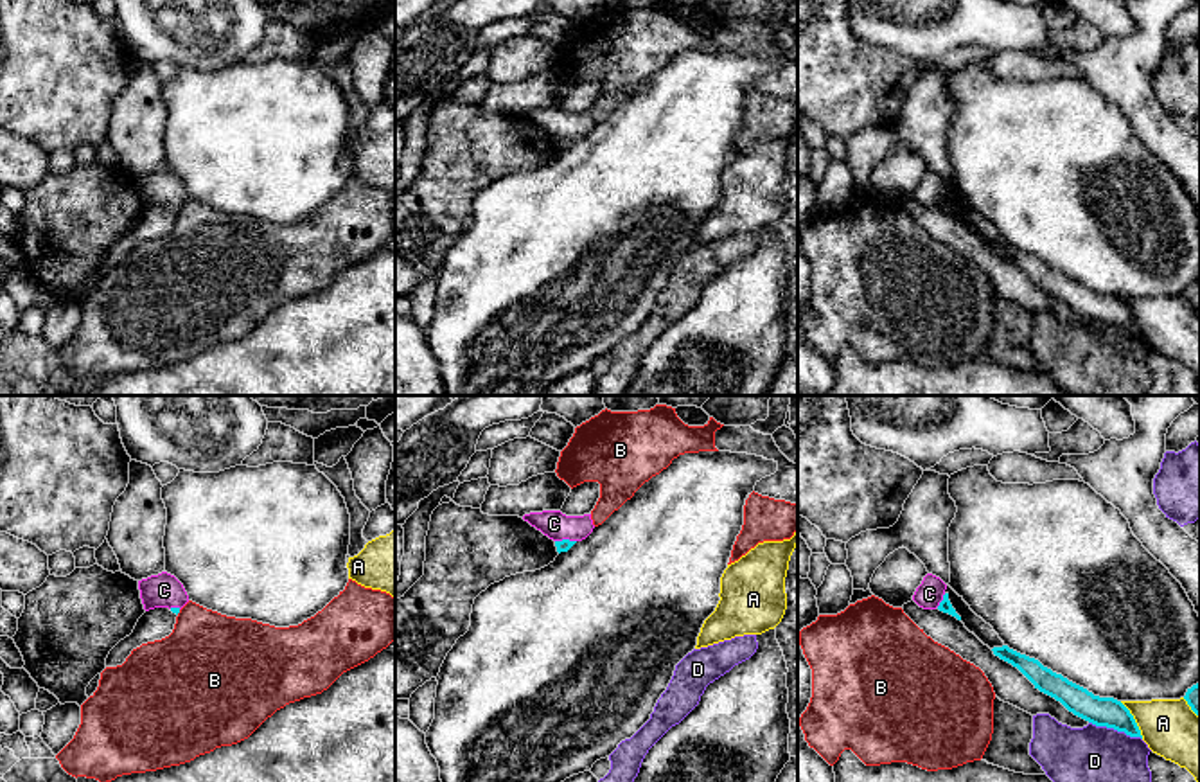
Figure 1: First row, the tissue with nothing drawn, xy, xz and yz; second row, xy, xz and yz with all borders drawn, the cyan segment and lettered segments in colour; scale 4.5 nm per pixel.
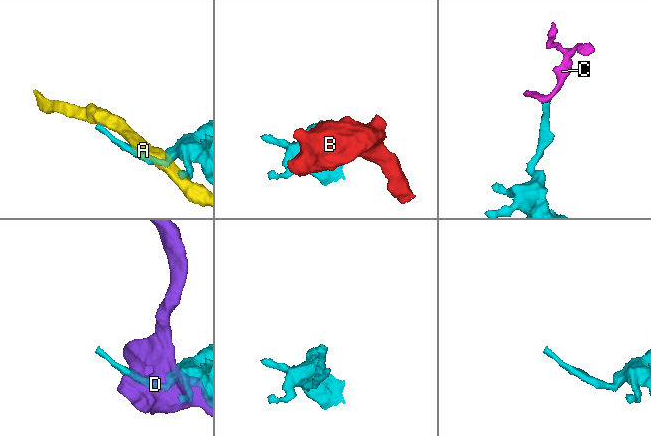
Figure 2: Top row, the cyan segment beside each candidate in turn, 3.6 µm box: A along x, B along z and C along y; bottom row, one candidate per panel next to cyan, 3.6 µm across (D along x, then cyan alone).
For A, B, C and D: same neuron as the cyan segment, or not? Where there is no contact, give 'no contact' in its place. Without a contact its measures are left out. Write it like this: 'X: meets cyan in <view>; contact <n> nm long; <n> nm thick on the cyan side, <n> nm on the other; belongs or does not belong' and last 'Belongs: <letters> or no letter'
A: meets cyan in yz; contact 200 nm long; 130 nm thick on the cyan side, 260 nm on the other; does not belong
B: meets cyan in xy; contact 30 nm long; 30 nm thick on the cyan side, 420 nm on the other; does not belong
C: meets cyan in yz; contact 80 nm long; 60 nm thick on the cyan side, 120 nm on the other; belongs
D: meets cyan in yz; contact 260 nm long; 130 nm thick on the cyan side, 380 nm on the other; does not belong
Belongs: C

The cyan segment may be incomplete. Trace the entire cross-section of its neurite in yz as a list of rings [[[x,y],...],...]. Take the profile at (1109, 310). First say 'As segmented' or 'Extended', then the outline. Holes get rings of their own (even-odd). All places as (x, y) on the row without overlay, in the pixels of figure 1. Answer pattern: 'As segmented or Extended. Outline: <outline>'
As segmented. Outline: [[[1008,243],[993,244],[995,253],[1017,264],[1040,289],[1060,298],[1074,313],[1096,322],[1141,334],[1141,327],[1130,307],[1114,295],[1099,295],[1069,279],[1062,271],[1044,264],[1038,257],[1020,252]]]

